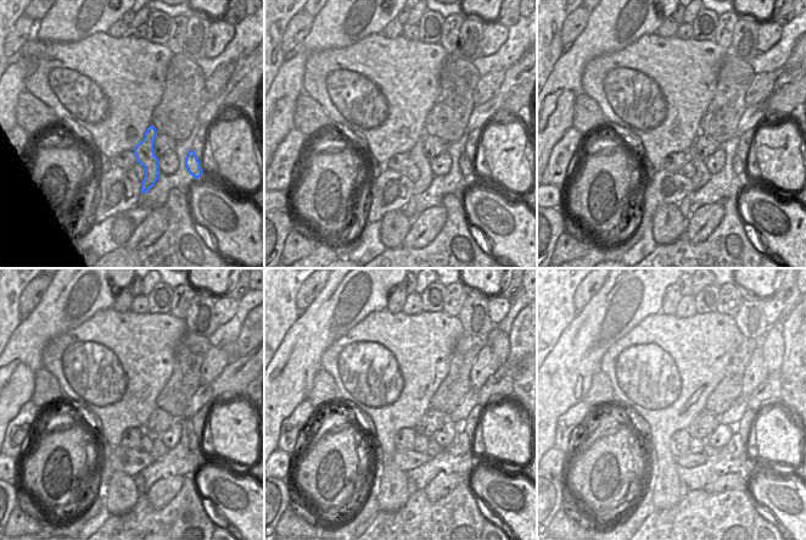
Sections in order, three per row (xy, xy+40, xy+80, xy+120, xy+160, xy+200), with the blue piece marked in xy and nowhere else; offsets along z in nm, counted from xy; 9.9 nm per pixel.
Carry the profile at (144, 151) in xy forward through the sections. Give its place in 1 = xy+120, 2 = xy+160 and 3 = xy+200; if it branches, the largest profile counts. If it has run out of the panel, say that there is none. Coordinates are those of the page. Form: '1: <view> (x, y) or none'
1: xy+120 (158, 450)
2: xy+160 (434, 449)
3: xy+200 (735, 449)

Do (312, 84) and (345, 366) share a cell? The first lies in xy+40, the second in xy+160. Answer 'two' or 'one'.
one

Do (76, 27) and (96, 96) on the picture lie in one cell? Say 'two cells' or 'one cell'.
two cells

